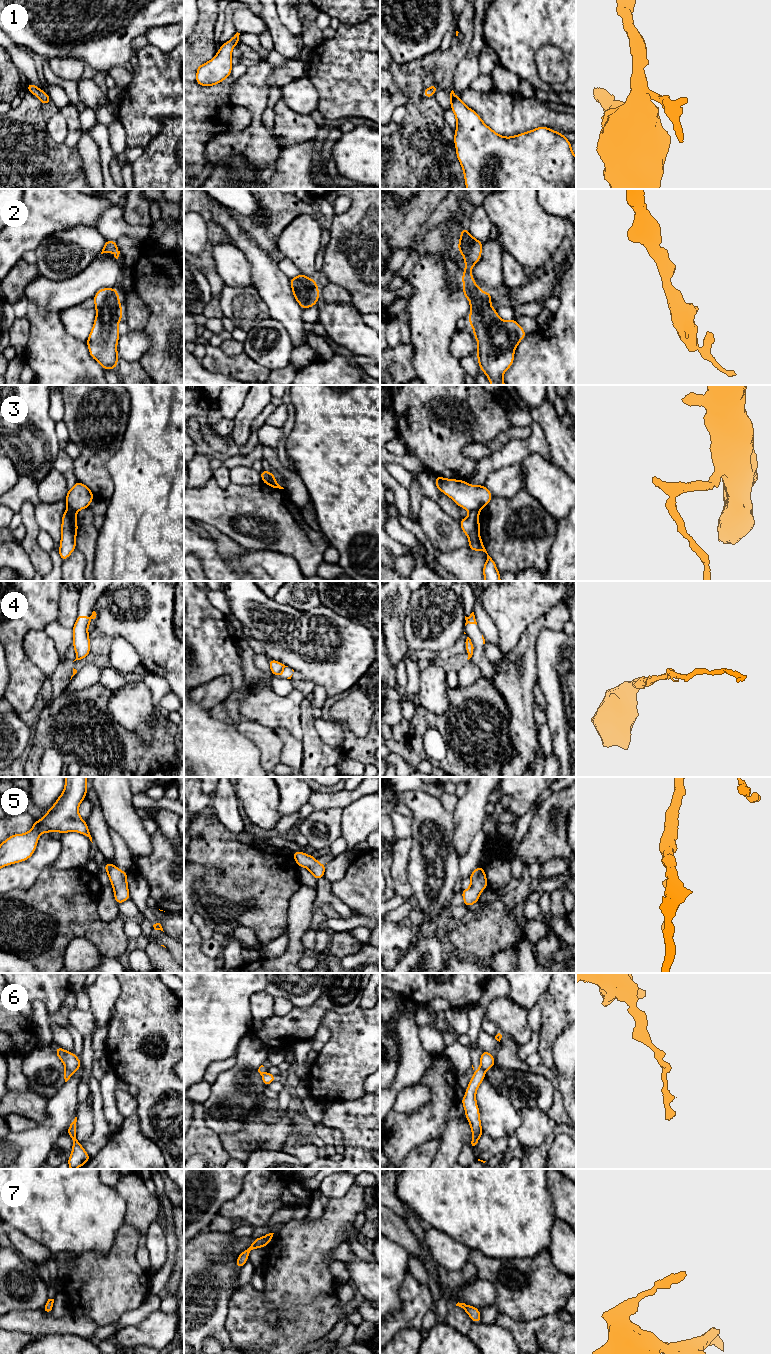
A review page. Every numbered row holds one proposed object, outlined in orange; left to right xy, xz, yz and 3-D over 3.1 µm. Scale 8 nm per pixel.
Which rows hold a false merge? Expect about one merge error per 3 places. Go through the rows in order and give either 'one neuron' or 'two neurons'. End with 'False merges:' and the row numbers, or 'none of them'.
1: one neuron
2: one neuron
3: two neurons
4: two neurons
5: one neuron
6: two neurons
7: one neuron
False merges: 3, 4, 6

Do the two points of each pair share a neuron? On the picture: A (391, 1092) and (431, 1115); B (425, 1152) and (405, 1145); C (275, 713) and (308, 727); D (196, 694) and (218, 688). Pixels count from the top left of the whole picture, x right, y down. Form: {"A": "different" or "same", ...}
{"A": "different", "B": "different", "C": "different", "D": "same"}

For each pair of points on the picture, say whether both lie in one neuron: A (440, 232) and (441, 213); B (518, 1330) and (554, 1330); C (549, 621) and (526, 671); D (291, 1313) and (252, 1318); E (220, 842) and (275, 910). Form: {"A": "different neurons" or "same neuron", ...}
{"A": "different neurons", "B": "same neuron", "C": "same neuron", "D": "same neuron", "E": "same neuron"}

